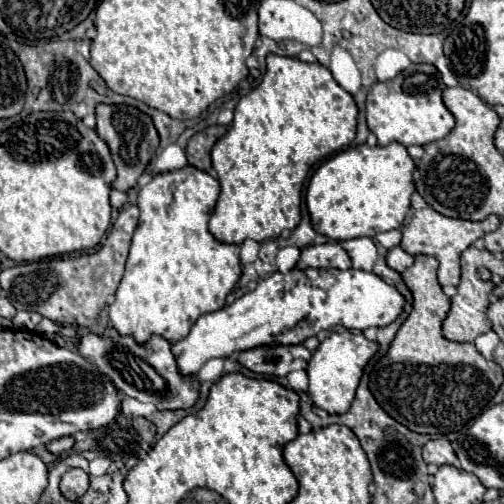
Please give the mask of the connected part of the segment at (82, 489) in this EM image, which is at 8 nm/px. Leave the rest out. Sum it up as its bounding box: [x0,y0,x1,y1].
[60,469,88,497]

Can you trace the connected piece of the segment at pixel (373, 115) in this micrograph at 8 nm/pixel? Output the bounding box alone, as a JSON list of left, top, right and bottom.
[366,65,454,145]

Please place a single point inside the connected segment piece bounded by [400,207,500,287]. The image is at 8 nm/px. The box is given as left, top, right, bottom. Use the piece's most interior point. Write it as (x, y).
(428, 232)

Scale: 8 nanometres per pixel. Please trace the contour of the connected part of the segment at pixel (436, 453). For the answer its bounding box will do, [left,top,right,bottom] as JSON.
[424,437,460,467]

